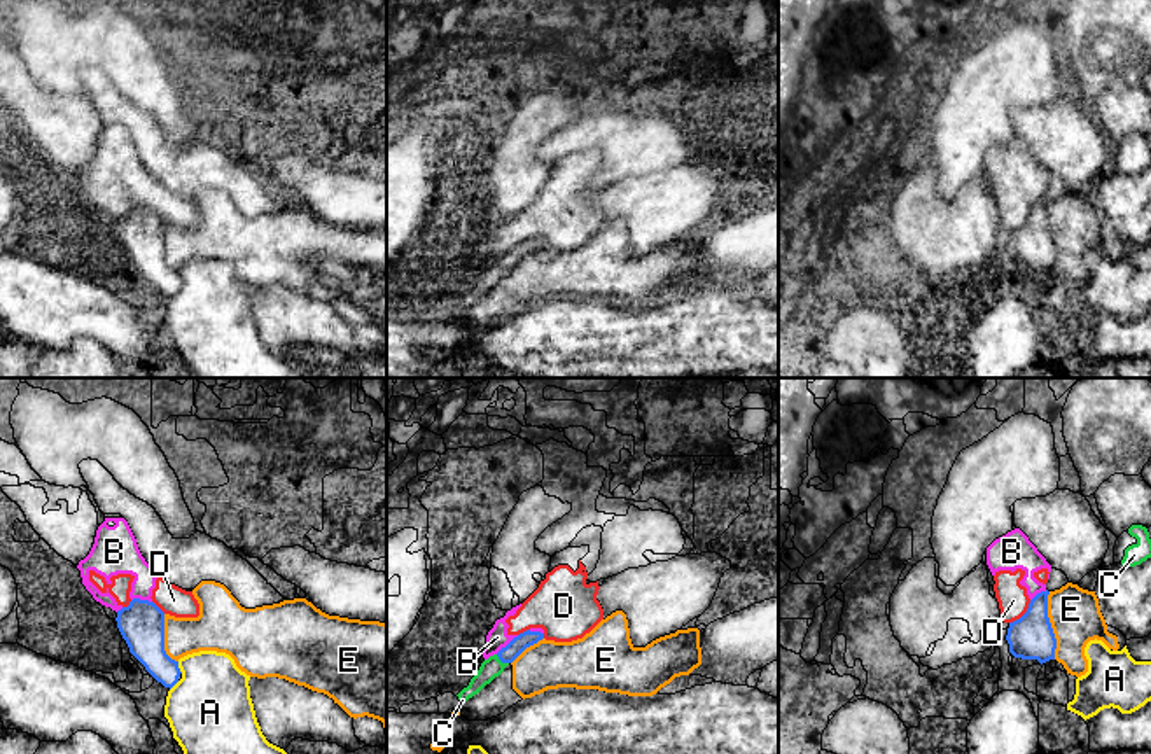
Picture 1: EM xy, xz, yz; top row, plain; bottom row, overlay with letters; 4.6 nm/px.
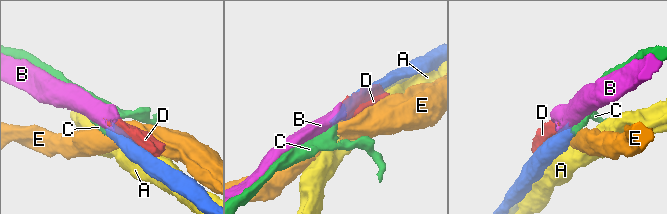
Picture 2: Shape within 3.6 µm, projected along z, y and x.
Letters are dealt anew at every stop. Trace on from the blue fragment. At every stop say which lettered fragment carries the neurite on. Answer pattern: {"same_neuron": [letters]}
{"same_neuron": ["C"]}

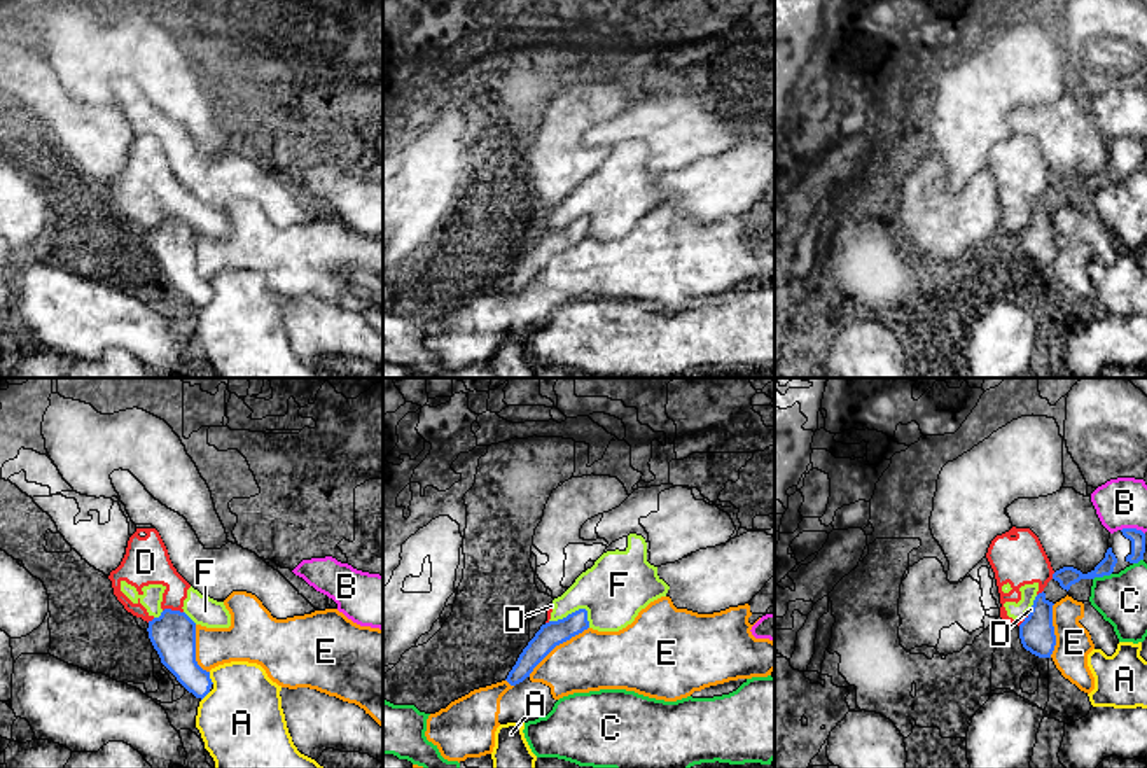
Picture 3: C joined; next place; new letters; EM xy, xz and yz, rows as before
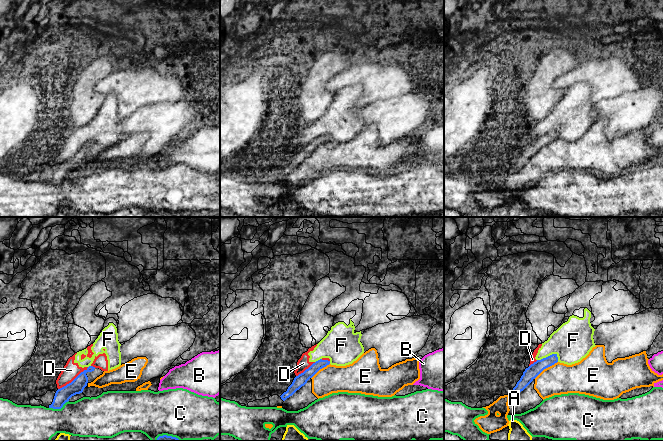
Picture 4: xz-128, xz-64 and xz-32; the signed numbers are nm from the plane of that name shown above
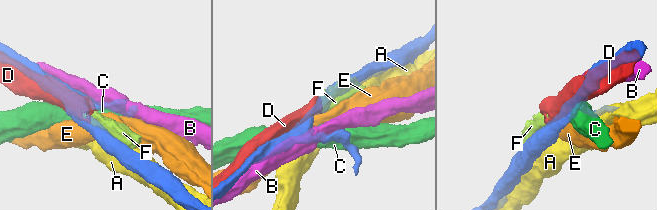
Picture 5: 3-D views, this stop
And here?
{"same_neuron": []}

